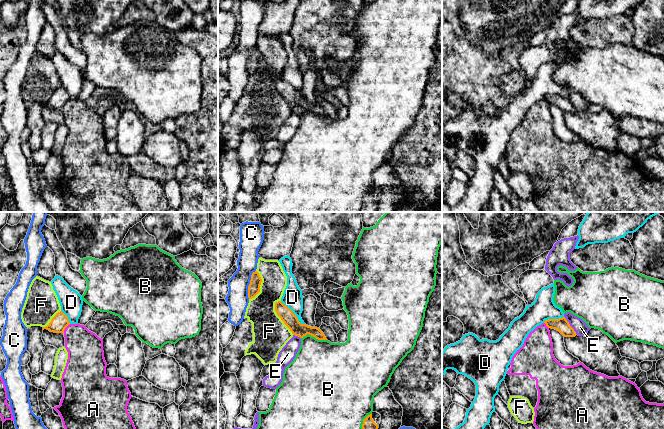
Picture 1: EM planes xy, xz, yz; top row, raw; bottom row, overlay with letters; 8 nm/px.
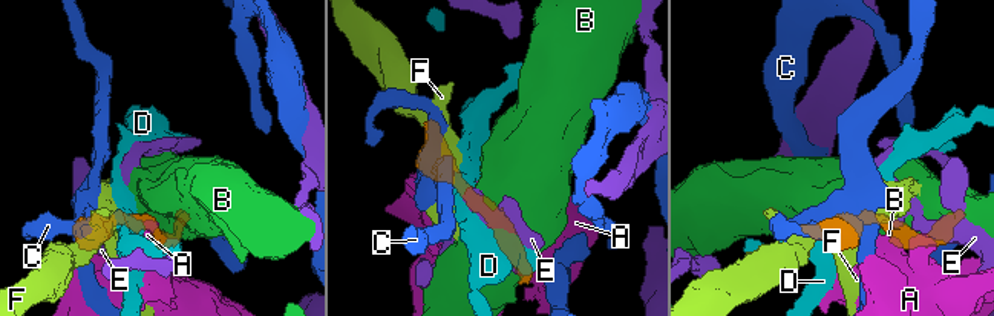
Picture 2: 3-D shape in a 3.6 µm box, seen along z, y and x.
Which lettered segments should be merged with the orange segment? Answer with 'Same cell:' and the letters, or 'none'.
Same cell: none

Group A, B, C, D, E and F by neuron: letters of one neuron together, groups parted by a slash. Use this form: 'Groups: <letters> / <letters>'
Groups: A / B / C / D / E / F

